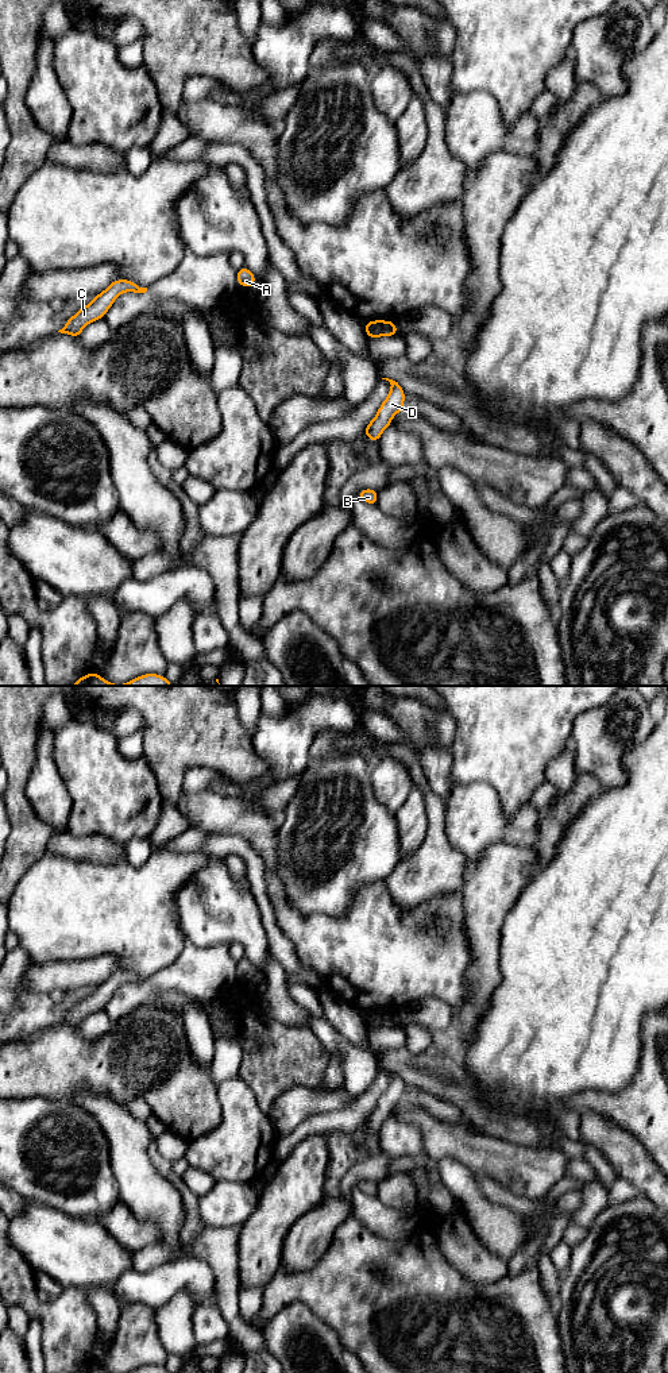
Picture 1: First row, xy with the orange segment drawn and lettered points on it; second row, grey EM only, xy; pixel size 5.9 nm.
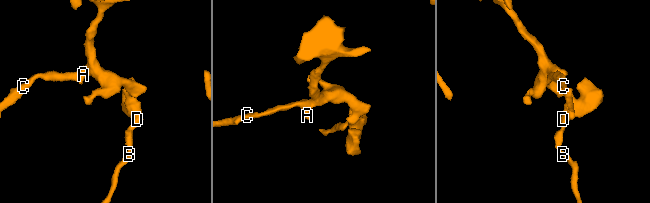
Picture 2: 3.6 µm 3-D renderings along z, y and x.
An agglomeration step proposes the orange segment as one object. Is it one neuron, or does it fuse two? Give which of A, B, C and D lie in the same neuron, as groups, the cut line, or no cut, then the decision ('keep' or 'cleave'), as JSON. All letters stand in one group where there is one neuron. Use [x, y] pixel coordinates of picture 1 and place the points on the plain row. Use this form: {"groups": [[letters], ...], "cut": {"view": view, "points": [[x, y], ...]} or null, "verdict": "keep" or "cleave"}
{"groups": [["A", "C"], ["B", "D"]], "cut": {"view": "xy", "points": [[369, 1013], [374, 1019], [373, 1029]]}, "verdict": "cleave"}

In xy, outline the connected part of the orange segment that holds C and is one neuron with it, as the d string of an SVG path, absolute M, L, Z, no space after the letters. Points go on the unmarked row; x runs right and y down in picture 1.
M116 971L104 983L94 987L86 998L67 1010L67 1014L58 1023L80 1029L84 1018L103 1010L115 991L124 983L146 984L147 979L140 979L138 975L128 971Z

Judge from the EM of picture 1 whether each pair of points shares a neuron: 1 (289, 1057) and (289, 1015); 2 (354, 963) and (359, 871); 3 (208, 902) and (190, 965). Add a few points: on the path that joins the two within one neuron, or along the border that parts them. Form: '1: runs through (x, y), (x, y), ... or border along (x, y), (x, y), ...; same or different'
1: border along (261, 1009), (280, 1021), (308, 1029); different
2: border along (383, 879), (366, 882), (340, 916); different
3: border along (185, 940), (203, 947), (227, 944); different

